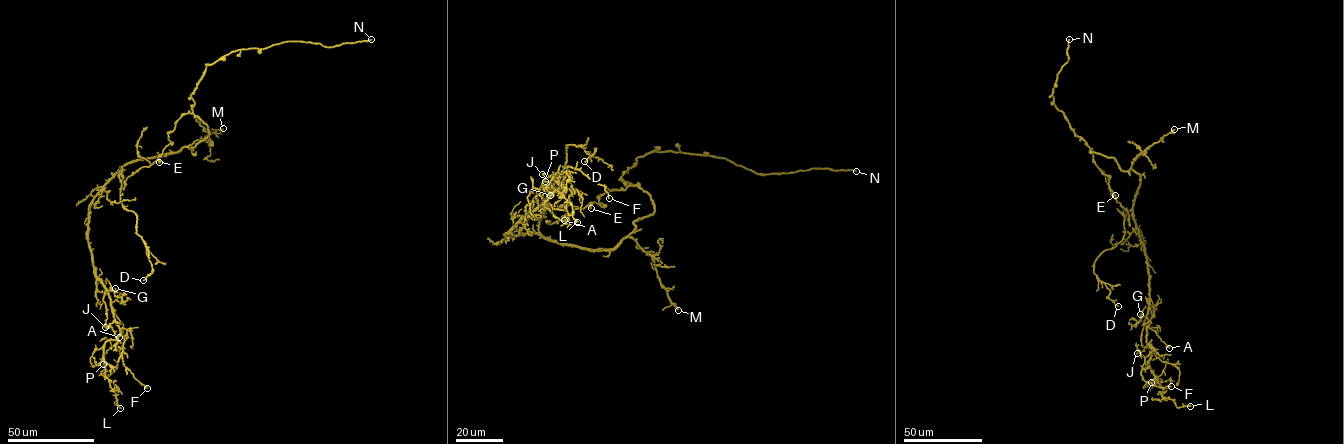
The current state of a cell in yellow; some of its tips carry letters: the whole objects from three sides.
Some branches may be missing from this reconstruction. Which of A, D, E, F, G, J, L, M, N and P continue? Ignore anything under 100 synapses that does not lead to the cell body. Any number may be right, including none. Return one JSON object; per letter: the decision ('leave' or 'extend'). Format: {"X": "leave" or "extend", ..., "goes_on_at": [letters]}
{"A": "leave", "D": "leave", "E": "leave", "F": "leave", "G": "leave", "J": "leave", "L": "leave", "M": "extend", "N": "extend", "P": "leave", "goes_on_at": ["M", "N"]}

